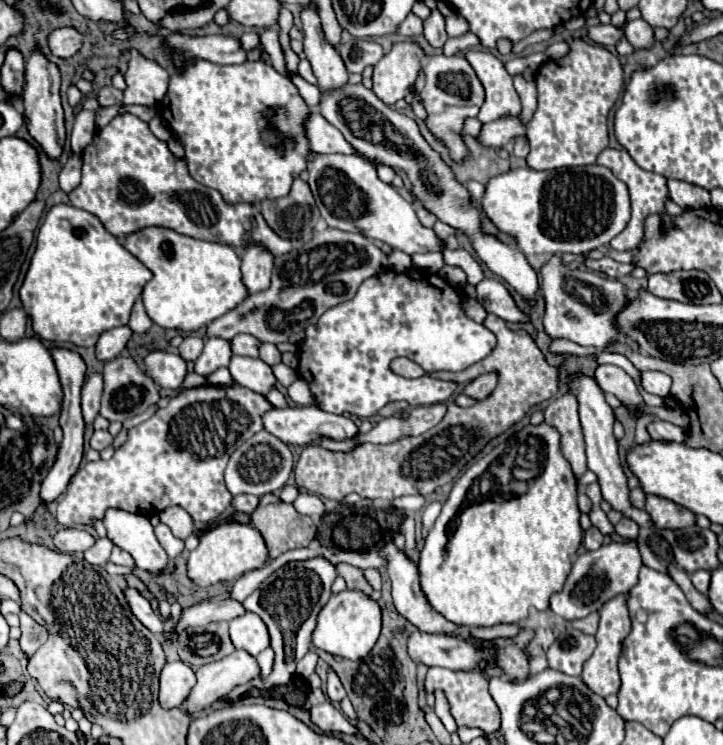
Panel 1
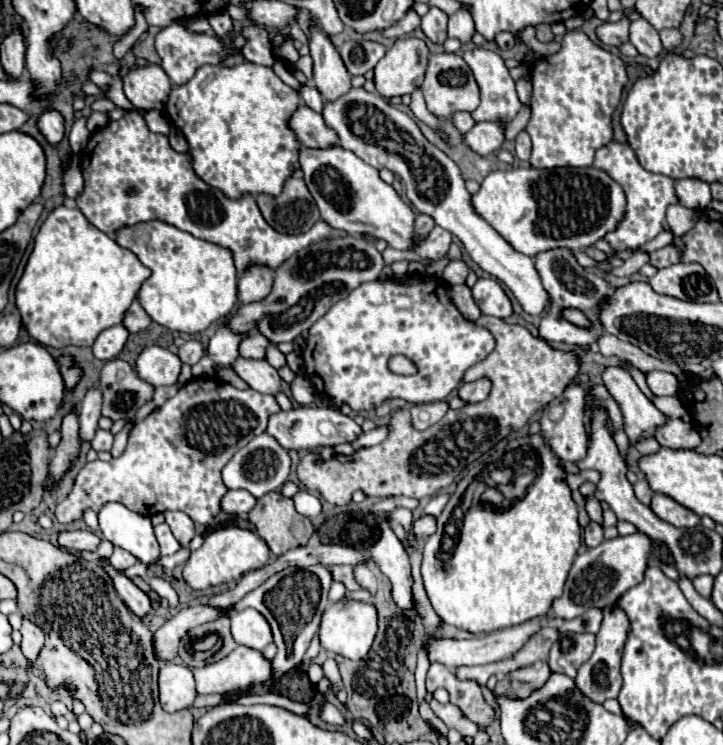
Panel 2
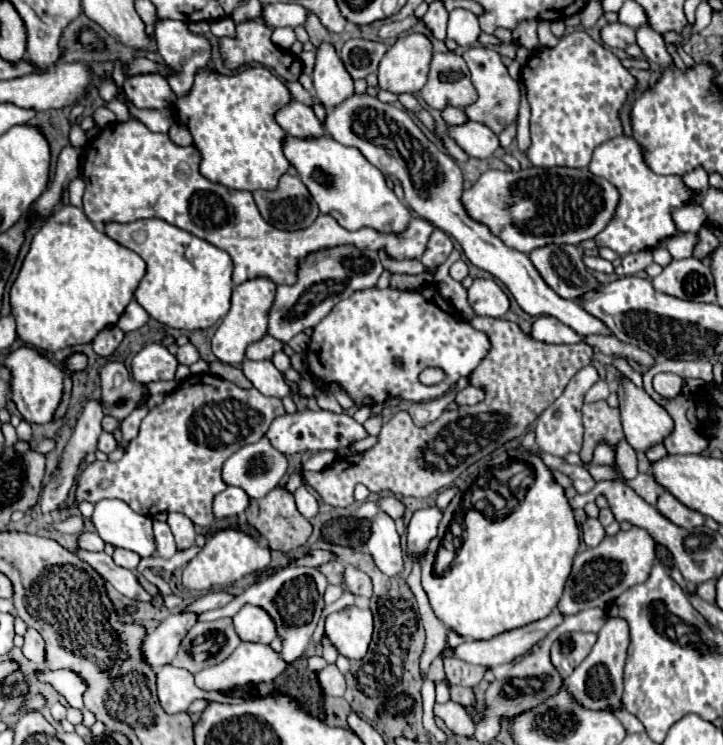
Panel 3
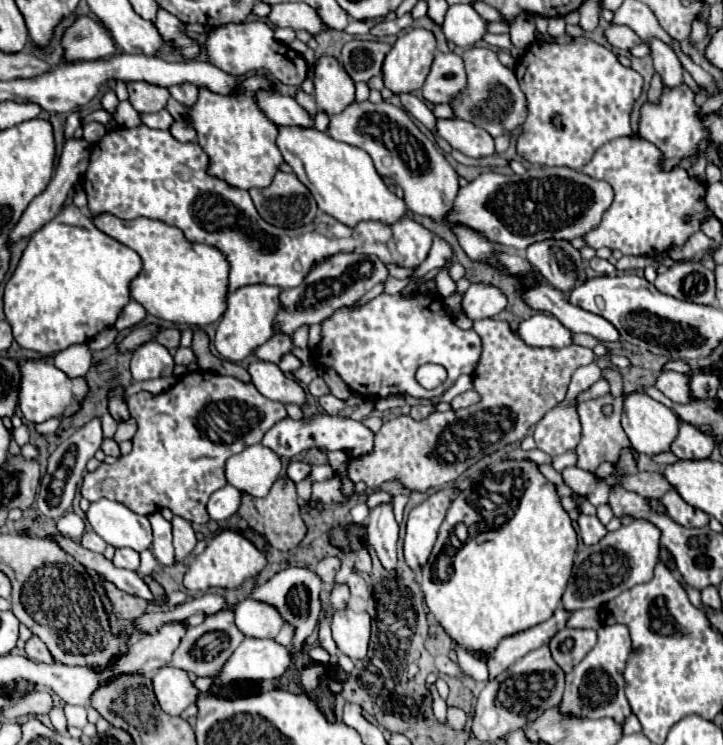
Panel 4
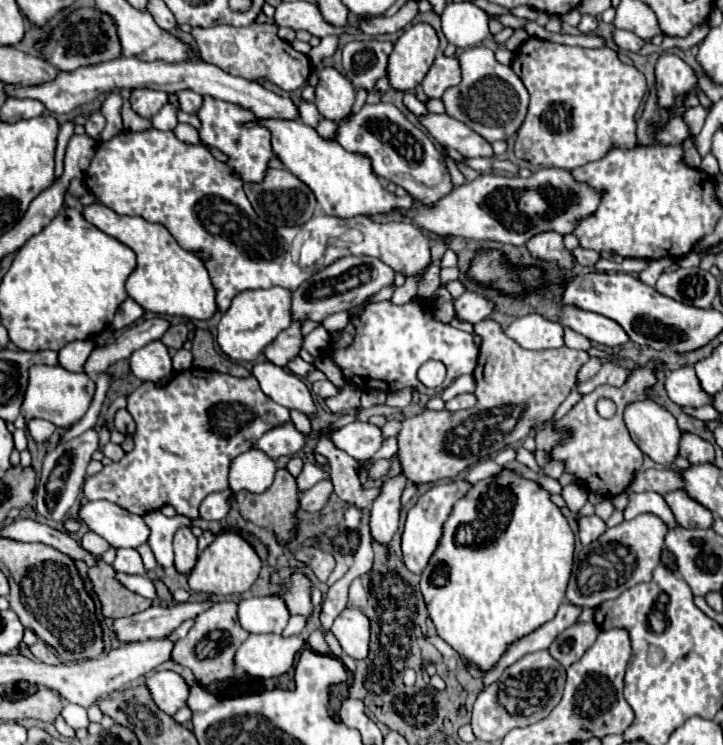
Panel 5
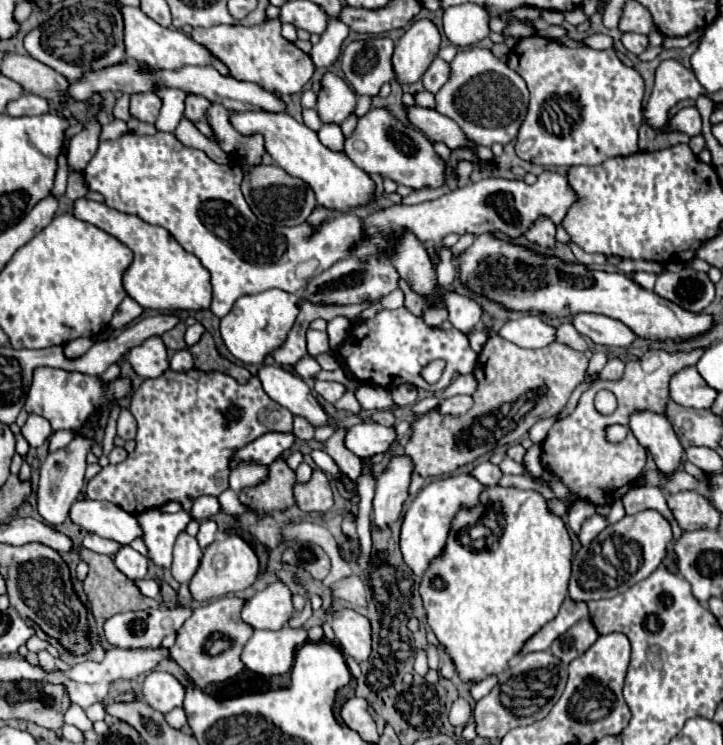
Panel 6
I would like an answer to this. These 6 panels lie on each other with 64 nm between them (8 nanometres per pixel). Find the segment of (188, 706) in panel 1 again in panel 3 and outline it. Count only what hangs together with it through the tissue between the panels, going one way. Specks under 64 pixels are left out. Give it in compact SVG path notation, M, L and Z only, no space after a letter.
M242 642L224 662L206 668L204 672L196 674L196 686L202 690L218 690L226 692L234 686L244 686L250 682L272 682L276 676L280 676L286 670L286 662L282 660L280 652L274 652L268 644L256 644L256 642Z

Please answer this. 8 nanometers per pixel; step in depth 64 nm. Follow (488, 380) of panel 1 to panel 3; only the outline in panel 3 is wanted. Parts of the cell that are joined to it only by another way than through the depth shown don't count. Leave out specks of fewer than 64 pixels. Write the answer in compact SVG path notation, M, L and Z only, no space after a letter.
M468 386L464 388L462 392L456 394L456 404L458 406L466 406L466 404L478 404L480 400L484 400L484 392L480 392L480 388L474 388L474 386Z

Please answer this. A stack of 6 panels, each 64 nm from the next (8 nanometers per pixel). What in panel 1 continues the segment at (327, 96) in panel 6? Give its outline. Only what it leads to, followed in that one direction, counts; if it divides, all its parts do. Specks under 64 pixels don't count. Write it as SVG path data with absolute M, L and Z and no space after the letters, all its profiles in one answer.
M304 8L302 24L304 24L304 52L314 68L314 76L318 78L318 88L322 92L330 92L334 88L346 86L348 72L336 48L326 42L318 12L314 8Z

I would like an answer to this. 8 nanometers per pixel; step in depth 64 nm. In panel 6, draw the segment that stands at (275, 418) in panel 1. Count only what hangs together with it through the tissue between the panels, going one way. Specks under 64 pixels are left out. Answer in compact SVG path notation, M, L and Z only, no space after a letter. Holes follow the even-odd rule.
M360 422L348 428L344 442L356 456L364 458L364 456L388 452L388 448L396 442L396 430L376 422L372 424ZM268 432L260 438L256 438L252 444L246 444L244 448L236 450L230 458L230 468L236 468L240 462L252 462L260 466L272 464L272 460L280 458L284 450L290 450L294 444L294 434L282 434L282 432Z

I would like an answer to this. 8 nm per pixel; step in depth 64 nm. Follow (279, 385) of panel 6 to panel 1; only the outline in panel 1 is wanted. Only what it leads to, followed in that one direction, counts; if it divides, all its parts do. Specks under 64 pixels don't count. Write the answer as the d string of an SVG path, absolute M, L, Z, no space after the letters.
M234 356L228 370L240 386L250 388L260 394L270 392L270 388L274 388L274 384L276 384L276 376L274 376L272 368L266 362L262 362L260 358Z

